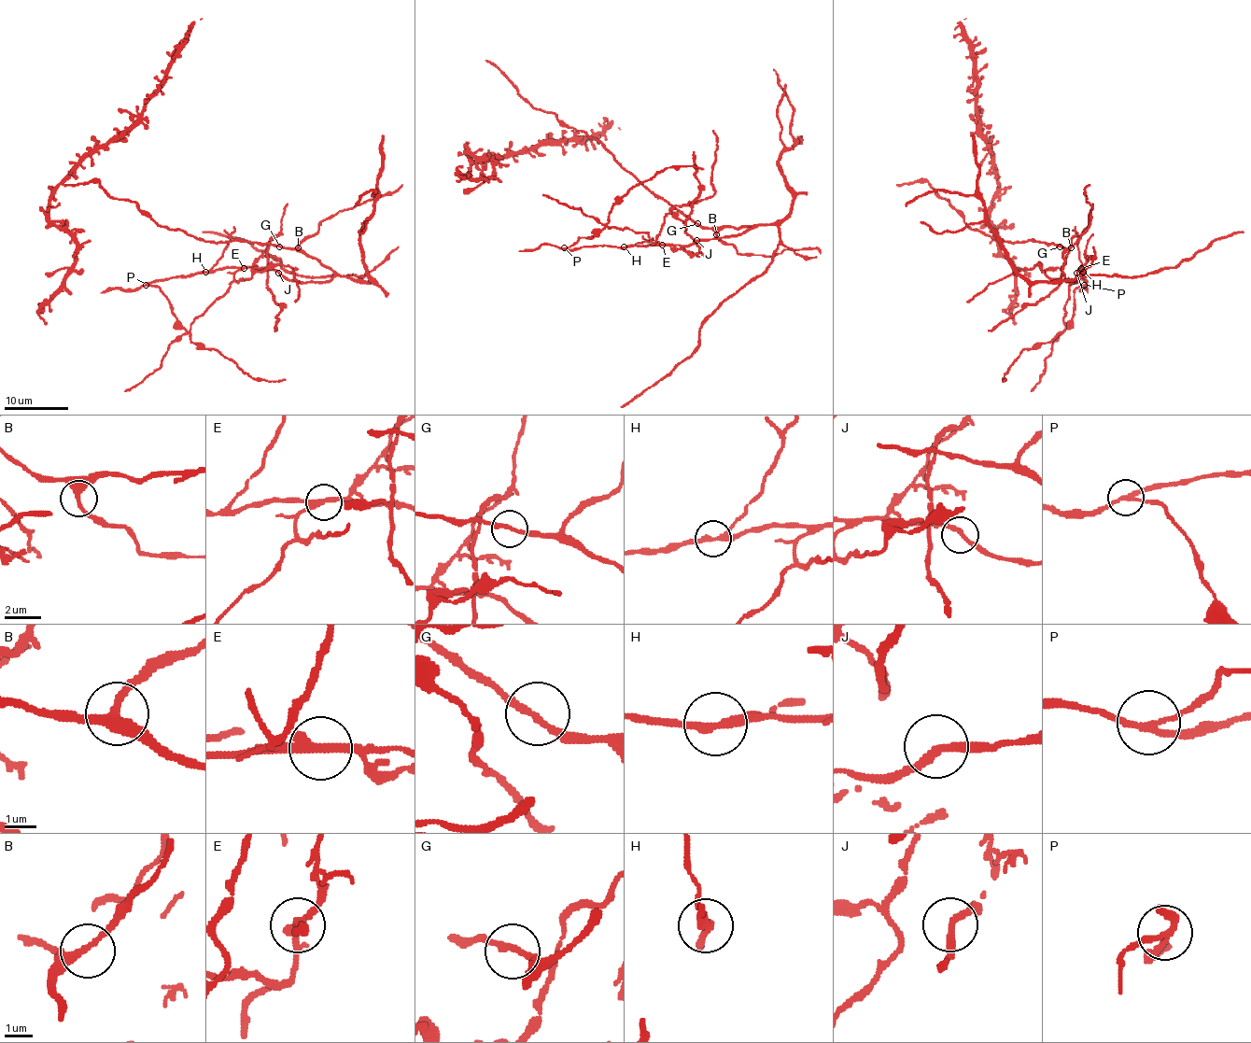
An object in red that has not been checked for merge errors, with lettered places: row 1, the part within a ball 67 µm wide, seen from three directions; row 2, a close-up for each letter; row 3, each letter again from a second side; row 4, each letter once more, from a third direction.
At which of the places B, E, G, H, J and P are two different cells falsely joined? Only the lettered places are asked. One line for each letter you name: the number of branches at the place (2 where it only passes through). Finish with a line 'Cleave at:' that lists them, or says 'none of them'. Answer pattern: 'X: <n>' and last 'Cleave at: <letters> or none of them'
E: 3
H: 3
P: 3
Cleave at: E, H, P

